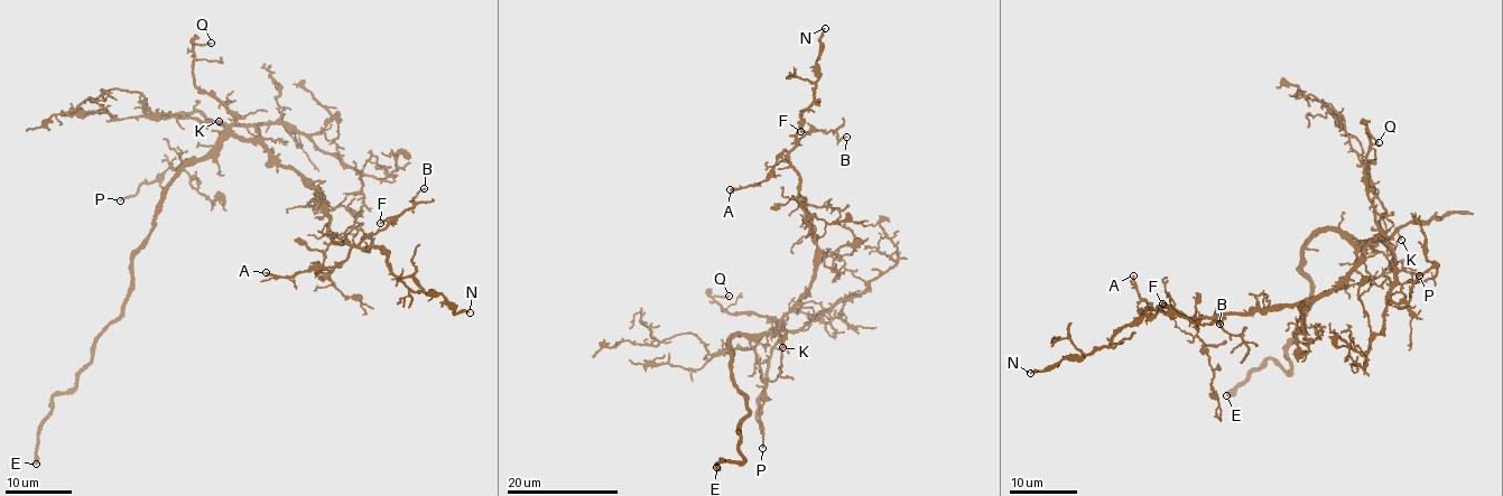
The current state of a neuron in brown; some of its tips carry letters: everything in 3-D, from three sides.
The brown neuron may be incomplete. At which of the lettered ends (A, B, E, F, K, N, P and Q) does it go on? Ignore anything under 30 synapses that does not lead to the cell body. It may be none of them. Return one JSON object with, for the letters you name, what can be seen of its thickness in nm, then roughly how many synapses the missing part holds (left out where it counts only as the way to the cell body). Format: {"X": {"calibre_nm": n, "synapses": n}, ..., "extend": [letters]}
{"A": {"calibre_nm": 180, "synapses": 80}, "E": {"calibre_nm": 440, "synapses": 400}, "P": {"calibre_nm": 170, "synapses": 70}, "extend": ["A", "E", "P"]}

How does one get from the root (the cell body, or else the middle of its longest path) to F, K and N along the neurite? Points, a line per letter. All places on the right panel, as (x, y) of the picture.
F: (1367, 243), (1358, 263), (1330, 292), (1292, 303), (1190, 319), (1171, 308), (1160, 312), (1168, 311), (1162, 303)
K: (1367, 243), (1395, 233), (1401, 240)
N: (1367, 243), (1358, 263), (1330, 292), (1244, 315), (1190, 319), (1163, 307), (1118, 330), (1109, 346), (1030, 373)

